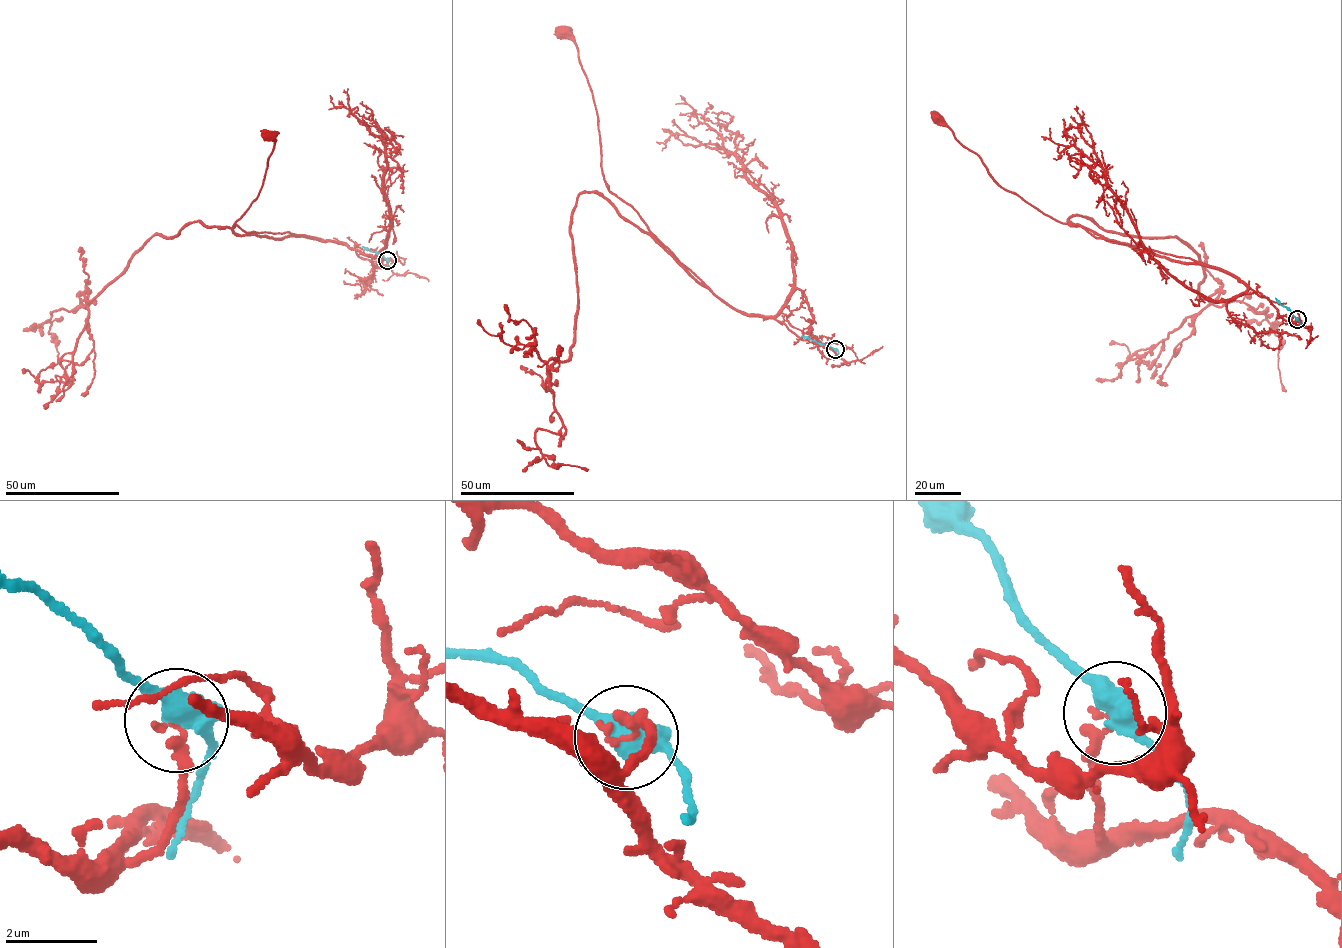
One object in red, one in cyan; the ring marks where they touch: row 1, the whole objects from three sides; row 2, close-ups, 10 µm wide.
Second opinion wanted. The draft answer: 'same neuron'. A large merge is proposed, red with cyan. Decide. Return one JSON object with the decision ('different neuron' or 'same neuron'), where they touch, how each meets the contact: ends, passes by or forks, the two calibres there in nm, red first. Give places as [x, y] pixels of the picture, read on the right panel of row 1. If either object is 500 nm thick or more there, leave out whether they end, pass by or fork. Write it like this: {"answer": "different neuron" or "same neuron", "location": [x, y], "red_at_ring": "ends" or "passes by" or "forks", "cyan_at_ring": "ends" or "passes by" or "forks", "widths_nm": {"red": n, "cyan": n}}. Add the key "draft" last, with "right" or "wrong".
{"answer": "different neuron", "location": [1297, 319], "widths_nm": {"red": 200, "cyan": 500}, "draft": "wrong"}

